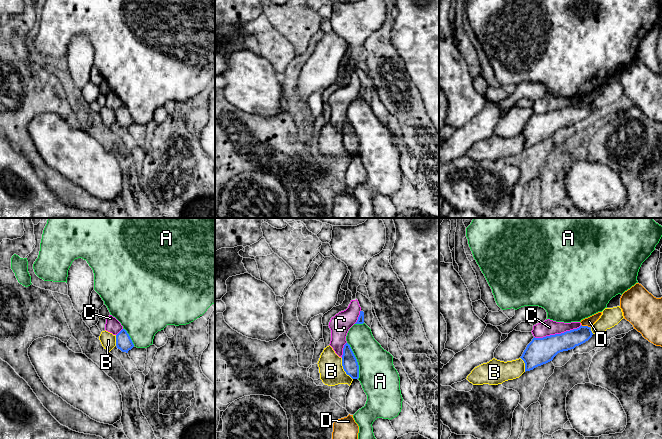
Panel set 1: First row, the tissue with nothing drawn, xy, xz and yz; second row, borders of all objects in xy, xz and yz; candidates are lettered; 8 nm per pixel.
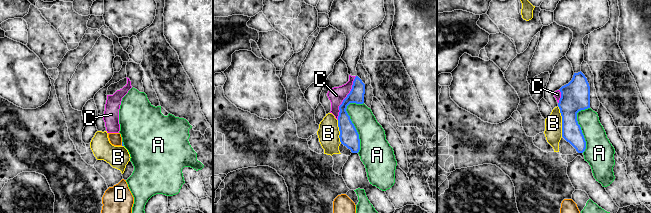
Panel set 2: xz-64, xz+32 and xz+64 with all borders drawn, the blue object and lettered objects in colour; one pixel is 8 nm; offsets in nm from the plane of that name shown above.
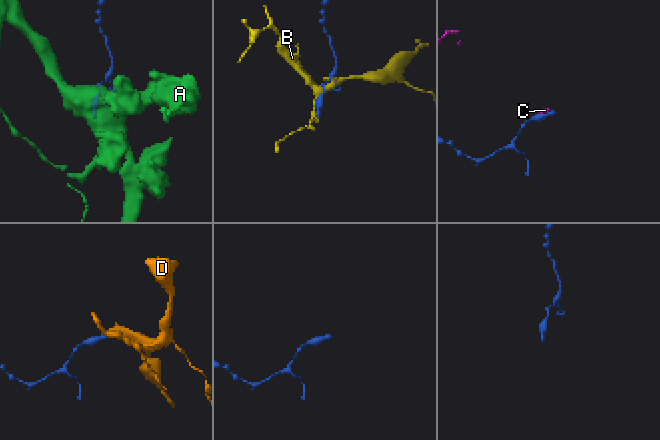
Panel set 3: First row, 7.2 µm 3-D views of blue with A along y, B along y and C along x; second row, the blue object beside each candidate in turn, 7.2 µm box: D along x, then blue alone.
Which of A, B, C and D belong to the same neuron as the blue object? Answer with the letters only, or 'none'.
none

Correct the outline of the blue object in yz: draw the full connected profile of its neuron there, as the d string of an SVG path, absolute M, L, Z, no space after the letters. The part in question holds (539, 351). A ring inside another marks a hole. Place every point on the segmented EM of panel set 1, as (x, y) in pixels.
M580 326L561 334L533 338L520 357L525 363L525 372L546 364L560 352L574 349L592 337L591 327Z

